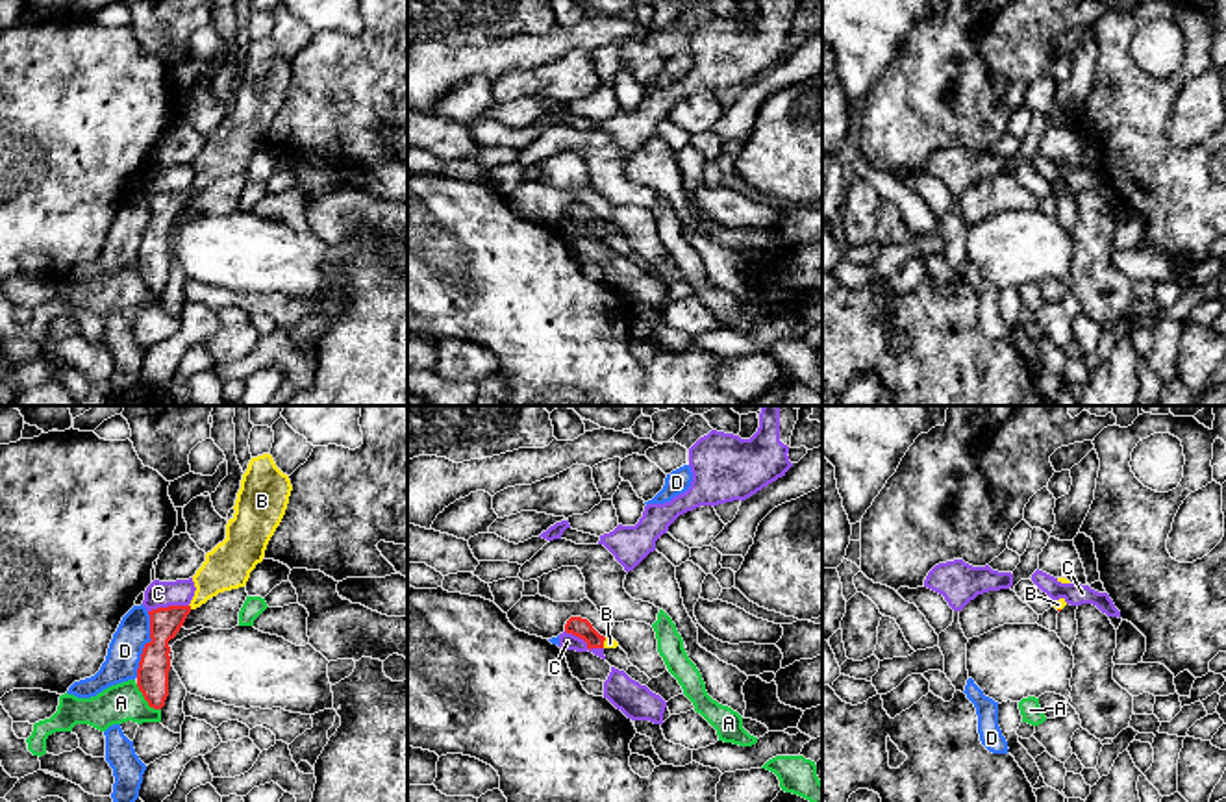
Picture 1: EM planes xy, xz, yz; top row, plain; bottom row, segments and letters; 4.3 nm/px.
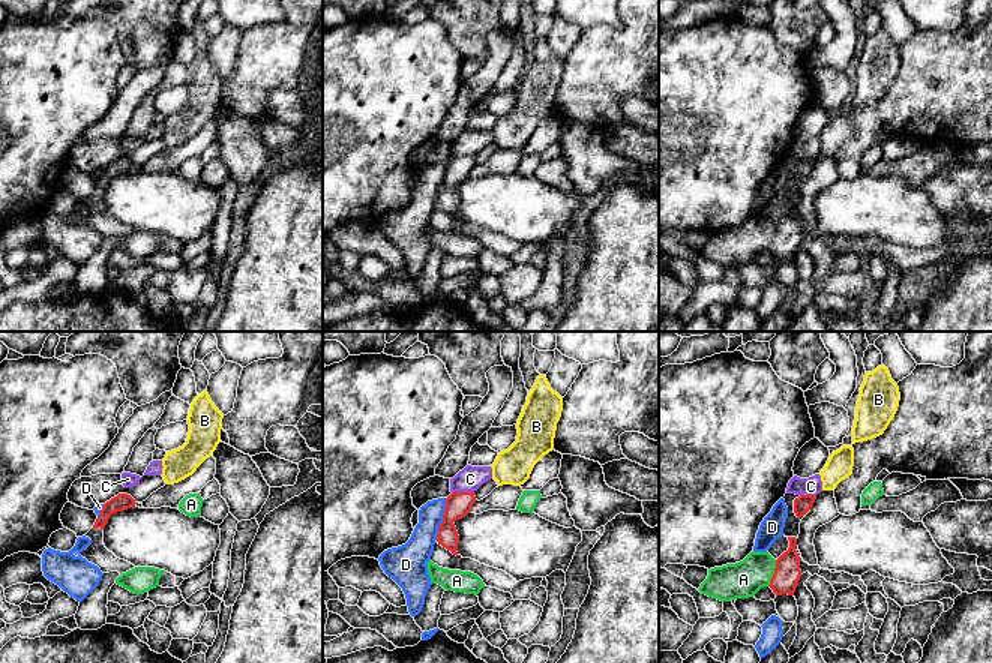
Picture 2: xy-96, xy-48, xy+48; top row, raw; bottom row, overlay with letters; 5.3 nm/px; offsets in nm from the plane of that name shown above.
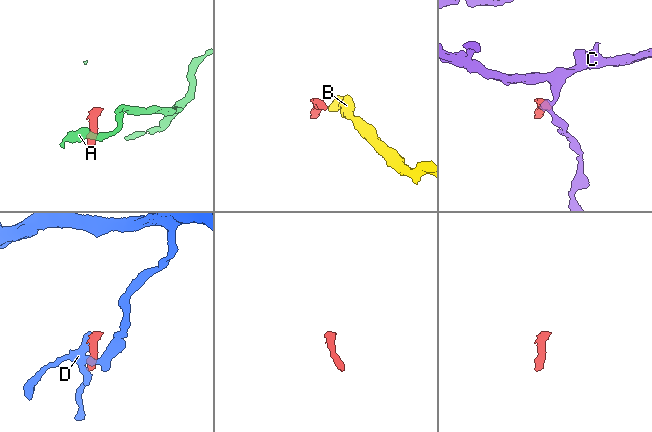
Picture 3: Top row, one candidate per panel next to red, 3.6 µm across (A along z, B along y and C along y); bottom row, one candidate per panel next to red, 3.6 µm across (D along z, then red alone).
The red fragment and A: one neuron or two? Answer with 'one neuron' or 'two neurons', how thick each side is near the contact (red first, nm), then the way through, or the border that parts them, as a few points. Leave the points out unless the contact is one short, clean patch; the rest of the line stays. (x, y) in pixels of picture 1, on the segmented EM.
two neurons; calibres 140 and 170 nm; border xy (136, 684), (143, 699), (160, 710)

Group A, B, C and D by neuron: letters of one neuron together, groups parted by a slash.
A / B / C / D

